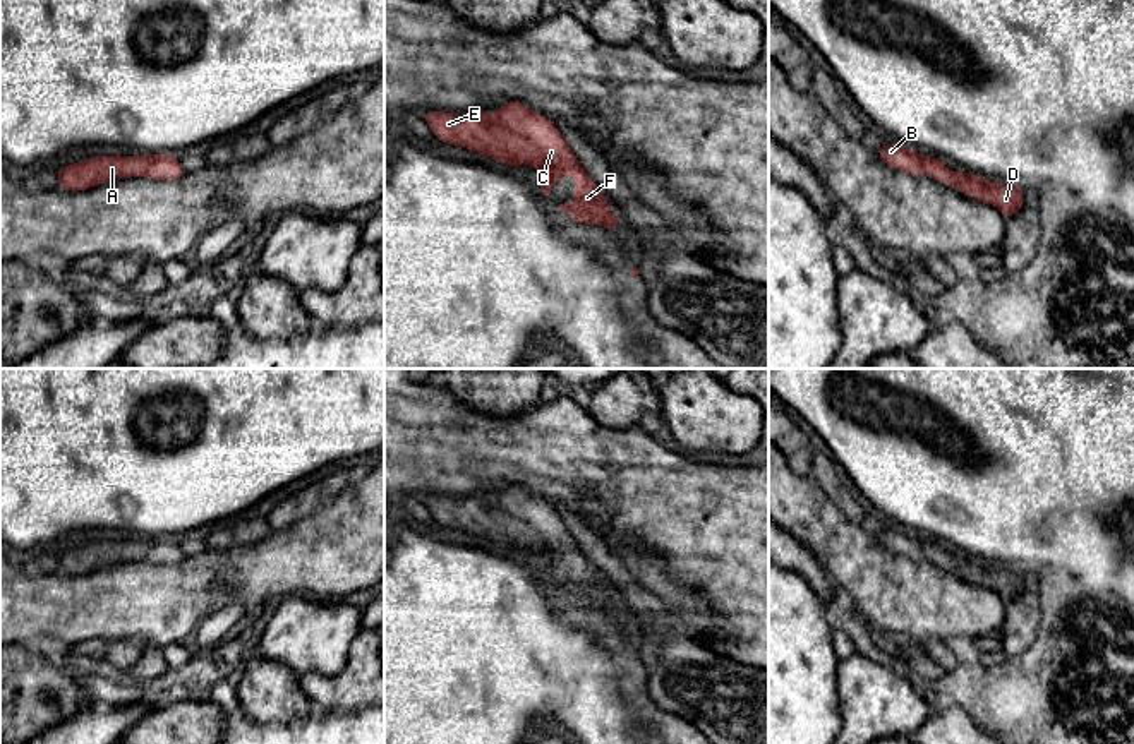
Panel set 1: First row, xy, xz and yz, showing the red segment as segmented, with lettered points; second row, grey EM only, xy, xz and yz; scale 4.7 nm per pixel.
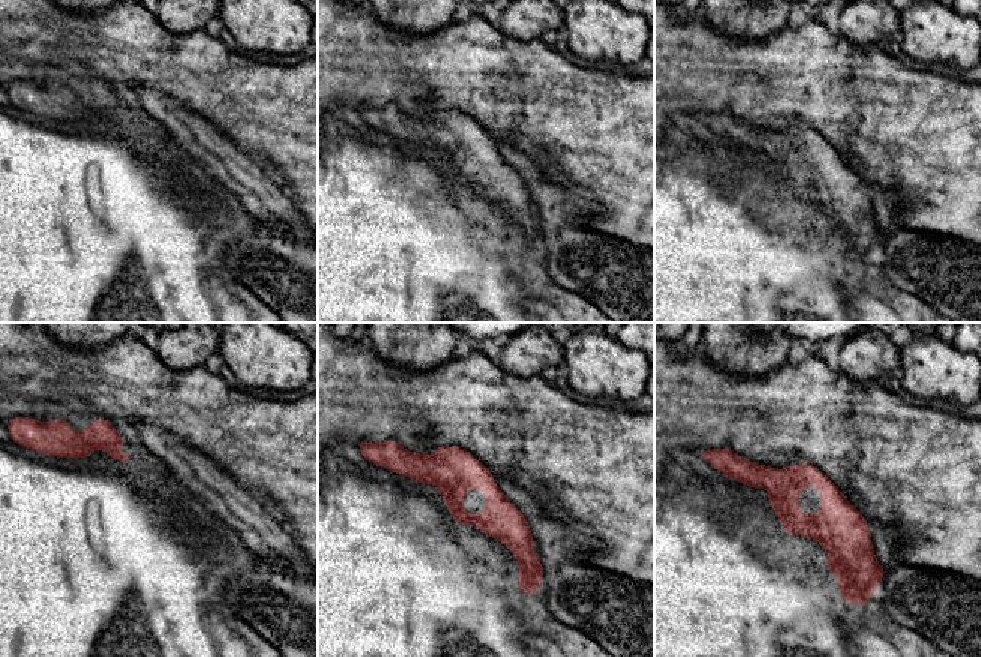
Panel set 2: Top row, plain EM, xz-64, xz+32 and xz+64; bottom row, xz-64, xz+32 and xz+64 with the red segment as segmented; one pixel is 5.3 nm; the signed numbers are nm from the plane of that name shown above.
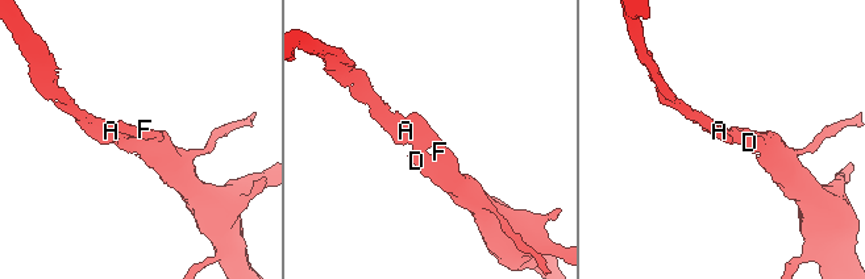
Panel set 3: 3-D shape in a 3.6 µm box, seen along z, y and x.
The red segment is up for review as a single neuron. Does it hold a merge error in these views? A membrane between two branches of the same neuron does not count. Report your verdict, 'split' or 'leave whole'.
leave whole

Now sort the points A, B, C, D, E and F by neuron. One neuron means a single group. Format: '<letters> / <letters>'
A B C D E F

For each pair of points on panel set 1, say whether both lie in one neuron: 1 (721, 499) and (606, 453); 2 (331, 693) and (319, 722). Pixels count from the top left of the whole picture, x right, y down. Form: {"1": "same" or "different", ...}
{"1": "same", "2": "different"}

